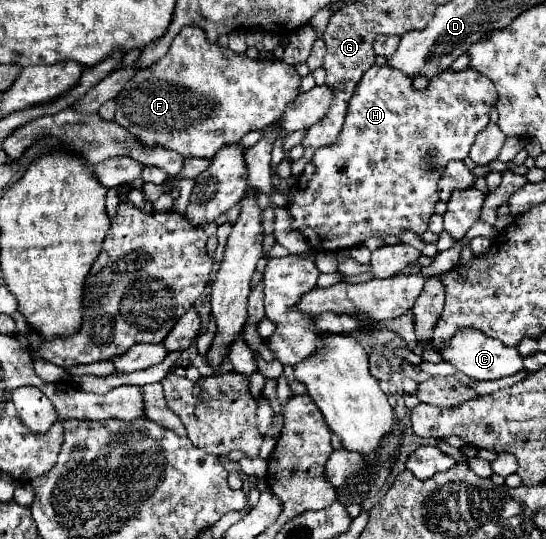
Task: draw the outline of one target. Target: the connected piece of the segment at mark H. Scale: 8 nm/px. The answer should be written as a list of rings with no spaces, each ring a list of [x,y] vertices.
[[[371,66],[363,74],[363,80],[359,80],[359,84],[357,84],[357,88],[355,88],[355,92],[353,92],[353,96],[349,100],[345,124],[343,124],[343,128],[341,128],[341,132],[337,136],[337,142],[331,144],[329,148],[317,148],[315,150],[313,160],[311,160],[311,164],[315,166],[315,174],[311,176],[311,180],[307,182],[305,188],[297,188],[291,204],[287,206],[287,212],[293,218],[291,230],[301,232],[315,252],[335,252],[335,250],[353,248],[353,246],[363,244],[371,236],[383,238],[383,236],[399,236],[403,232],[415,232],[415,236],[421,238],[427,232],[429,218],[435,214],[435,204],[439,202],[439,196],[437,196],[437,182],[441,178],[439,168],[445,168],[445,164],[451,162],[451,160],[465,160],[467,158],[469,148],[475,142],[475,136],[489,124],[489,112],[495,106],[495,102],[497,102],[497,92],[495,92],[493,82],[487,76],[473,70],[473,68],[465,68],[461,72],[445,70],[445,72],[441,72],[441,74],[437,74],[435,78],[429,80],[427,90],[417,92],[411,86],[411,78],[407,78],[403,72],[399,72],[395,68],[387,68],[387,66]]]

